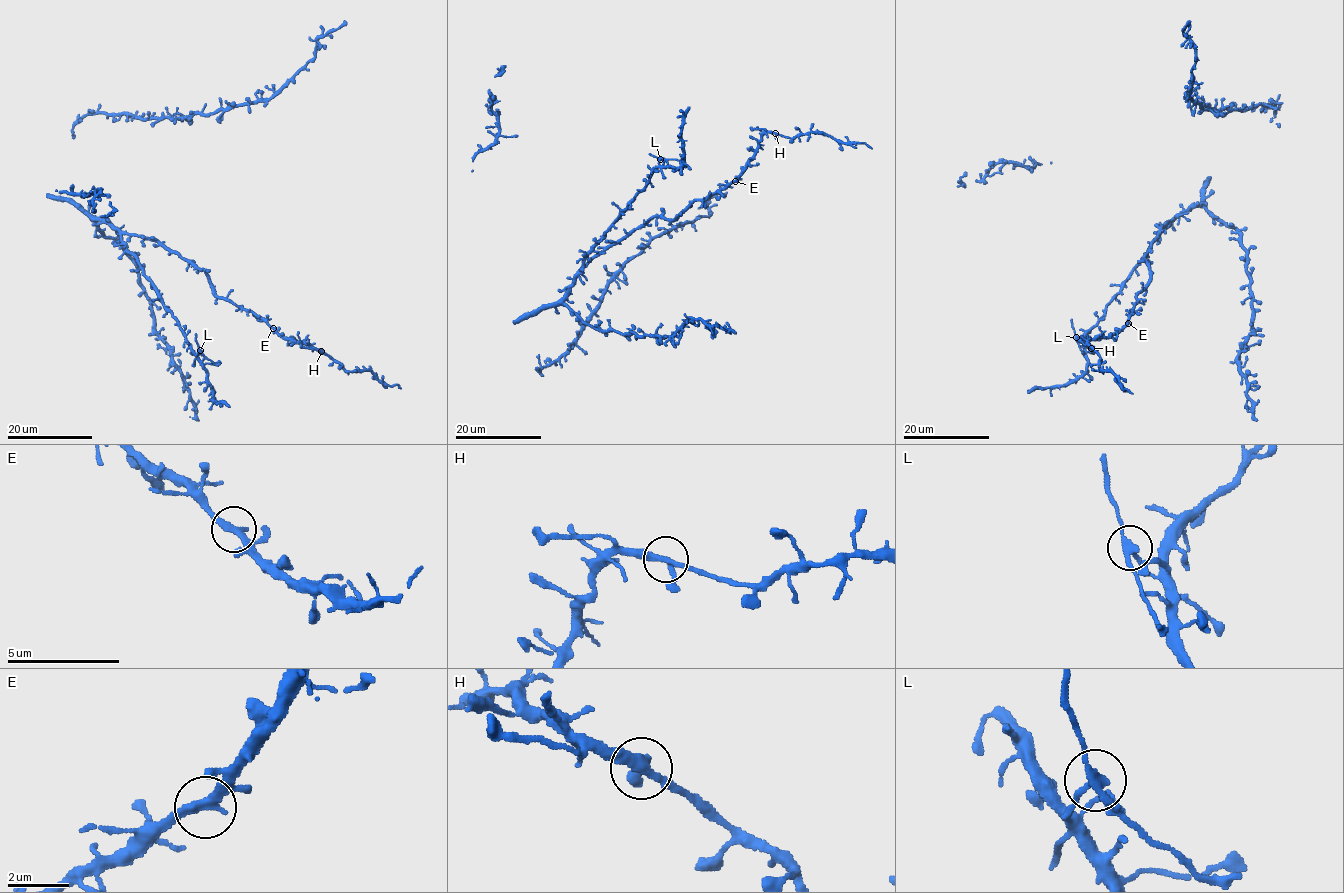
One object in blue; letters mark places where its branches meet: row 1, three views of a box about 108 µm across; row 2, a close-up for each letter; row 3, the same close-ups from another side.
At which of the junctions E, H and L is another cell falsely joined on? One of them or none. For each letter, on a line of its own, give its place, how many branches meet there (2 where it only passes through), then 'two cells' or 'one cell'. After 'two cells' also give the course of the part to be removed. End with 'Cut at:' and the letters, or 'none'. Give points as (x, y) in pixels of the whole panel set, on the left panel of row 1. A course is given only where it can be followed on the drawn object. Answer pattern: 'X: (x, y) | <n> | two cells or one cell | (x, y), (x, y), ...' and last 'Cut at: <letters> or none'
E: (273, 328) | 3 | one cell
H: (321, 351) | 3 | one cell
L: (200, 350) | 3 | two cells | (199, 350), (214, 364), (220, 364)
Cut at: L

